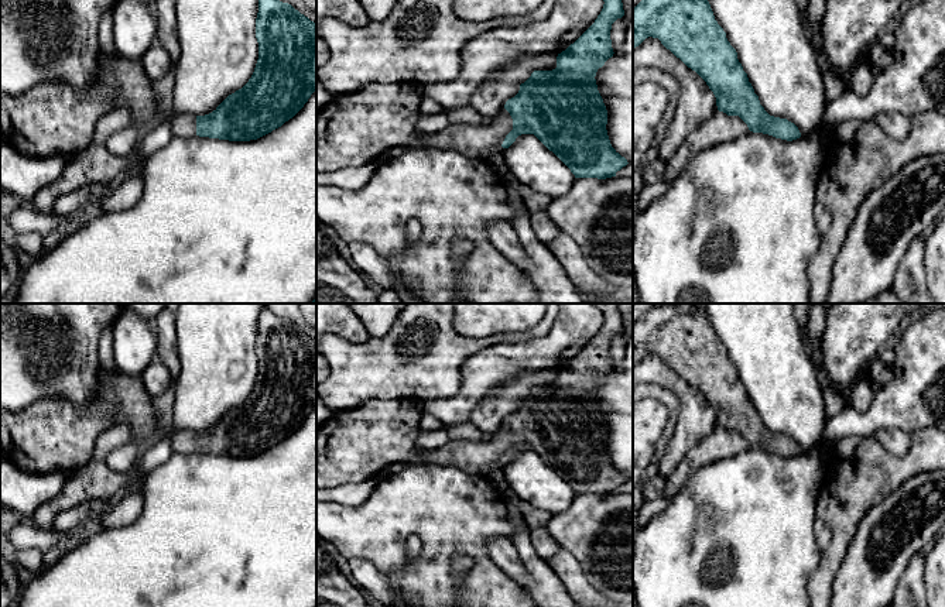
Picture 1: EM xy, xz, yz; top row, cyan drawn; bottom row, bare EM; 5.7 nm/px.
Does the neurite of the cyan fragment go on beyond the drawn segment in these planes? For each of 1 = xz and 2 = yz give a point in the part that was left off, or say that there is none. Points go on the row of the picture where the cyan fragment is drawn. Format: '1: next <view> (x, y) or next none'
1: next xz (358, 127)
2: next none

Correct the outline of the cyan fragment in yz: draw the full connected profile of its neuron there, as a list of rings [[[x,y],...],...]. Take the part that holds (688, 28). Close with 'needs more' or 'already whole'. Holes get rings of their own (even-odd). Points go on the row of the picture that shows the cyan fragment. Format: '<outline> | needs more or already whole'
[[[641,0],[633,8],[633,49],[648,37],[658,38],[667,49],[706,82],[716,97],[719,112],[739,116],[753,133],[787,141],[801,137],[794,123],[770,116],[760,104],[759,96],[737,59],[737,52],[715,20],[708,0]]] | already whole

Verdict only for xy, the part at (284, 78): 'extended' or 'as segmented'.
extended

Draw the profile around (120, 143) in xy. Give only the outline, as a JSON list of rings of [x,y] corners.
[[[133,126],[113,133],[106,141],[105,148],[119,157],[131,154],[137,141],[136,128]]]

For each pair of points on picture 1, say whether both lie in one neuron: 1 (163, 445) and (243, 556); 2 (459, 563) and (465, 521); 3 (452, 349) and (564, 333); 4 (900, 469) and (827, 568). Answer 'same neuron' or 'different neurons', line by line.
1: different neurons
2: different neurons
3: different neurons
4: same neuron

